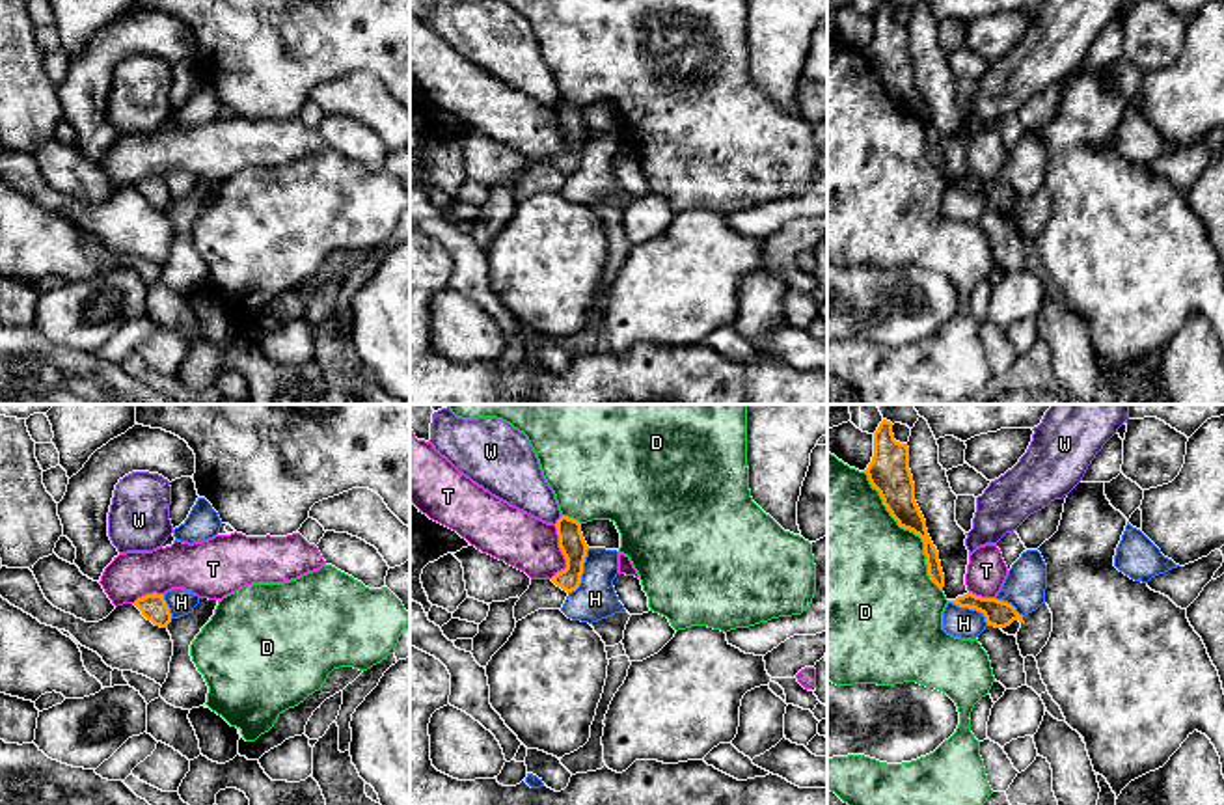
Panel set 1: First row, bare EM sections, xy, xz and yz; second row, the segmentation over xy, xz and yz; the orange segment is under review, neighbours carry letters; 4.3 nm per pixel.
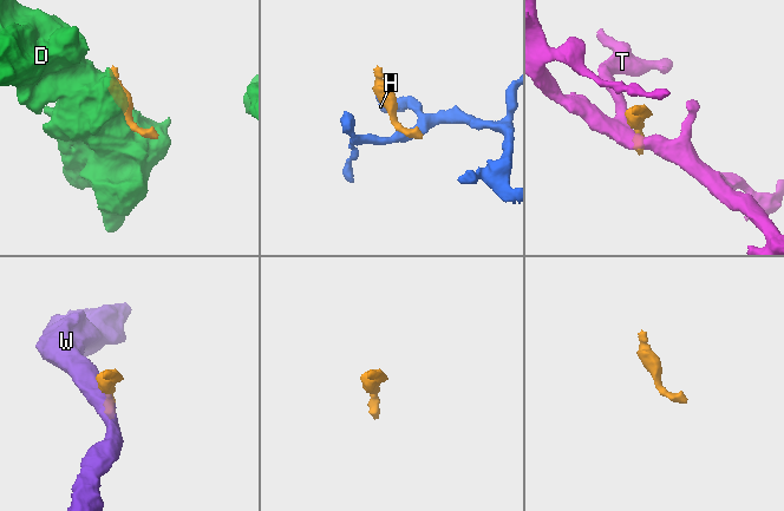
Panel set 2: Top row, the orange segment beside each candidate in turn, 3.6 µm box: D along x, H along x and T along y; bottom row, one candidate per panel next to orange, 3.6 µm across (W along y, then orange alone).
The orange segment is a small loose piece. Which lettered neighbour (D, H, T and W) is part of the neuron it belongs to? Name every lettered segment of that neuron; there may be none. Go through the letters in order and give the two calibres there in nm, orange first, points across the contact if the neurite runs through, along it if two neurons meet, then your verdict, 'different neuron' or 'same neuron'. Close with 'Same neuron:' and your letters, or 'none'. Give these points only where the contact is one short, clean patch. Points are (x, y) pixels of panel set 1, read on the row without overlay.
D: 170/480 nm | different neuron
H: 120/180 nm | along xz (589, 131), (584, 142), (582, 164), (569, 176) | different neuron
T: 120/240 nm | along xz (554, 109), (565, 150), (550, 161) | different neuron
W: 120/220 nm | along xz (561, 99), (554, 107) | different neuron
Same neuron: none

